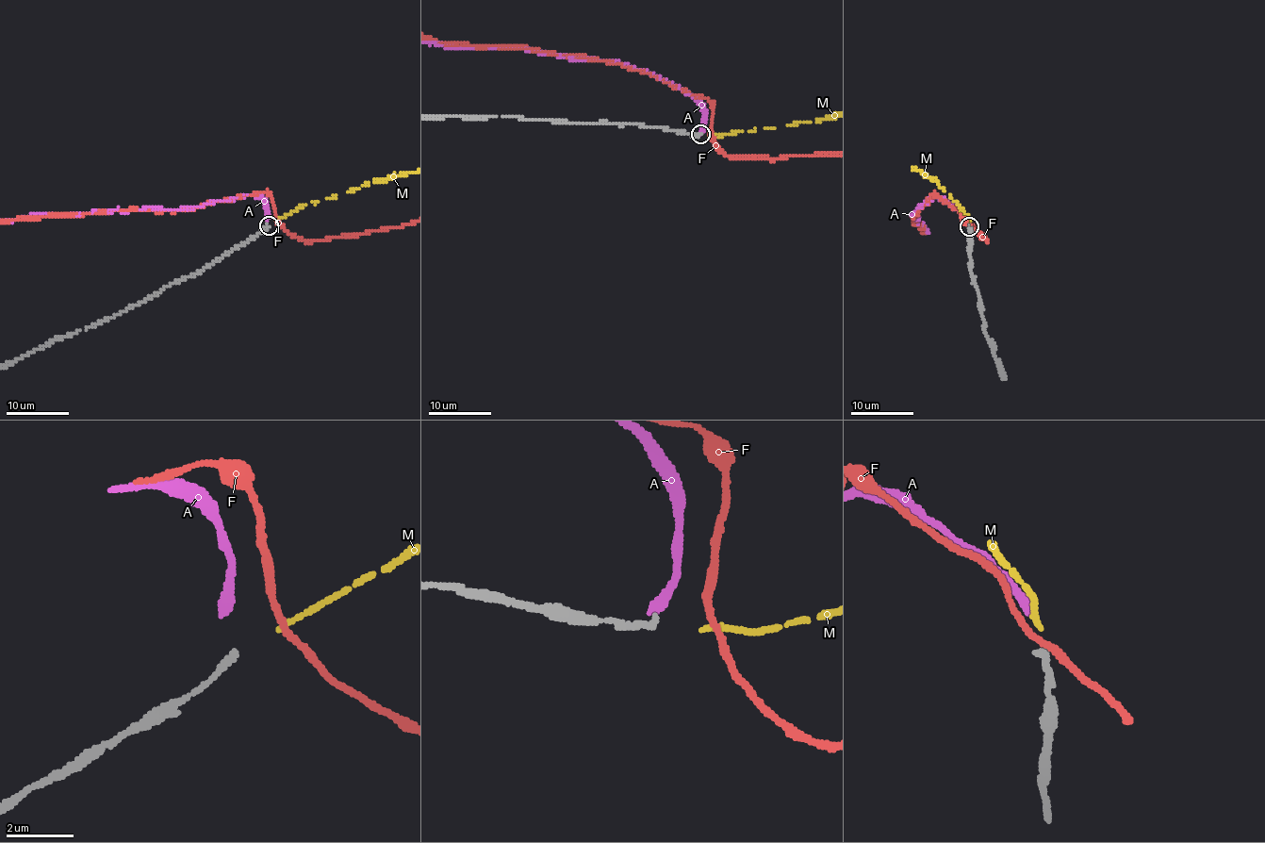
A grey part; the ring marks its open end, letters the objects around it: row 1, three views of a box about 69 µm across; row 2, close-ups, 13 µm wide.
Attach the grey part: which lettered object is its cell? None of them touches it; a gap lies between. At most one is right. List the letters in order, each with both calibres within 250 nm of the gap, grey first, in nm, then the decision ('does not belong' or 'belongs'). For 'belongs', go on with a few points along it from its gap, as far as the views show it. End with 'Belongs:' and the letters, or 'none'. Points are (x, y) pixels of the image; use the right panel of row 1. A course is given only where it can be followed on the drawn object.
A: calibres 220 and 280 nm; does not belong
F: calibres 220 and 180 nm; does not belong
M: calibres 220 and 140 nm; belongs
Belongs: M

